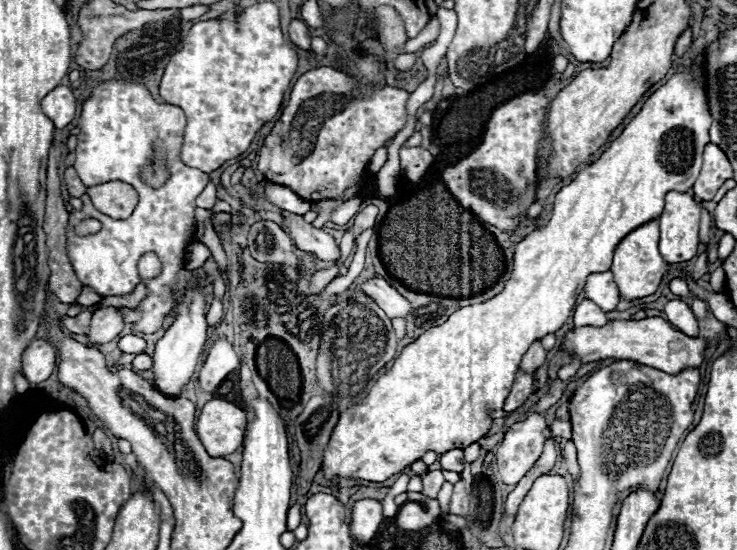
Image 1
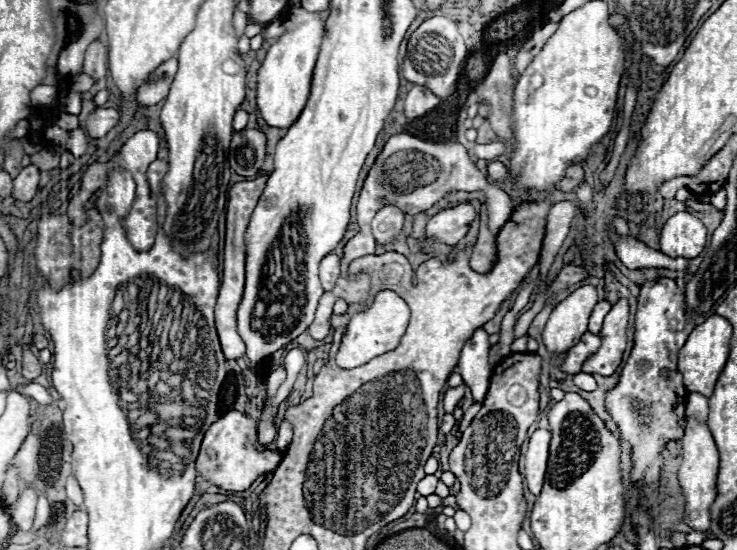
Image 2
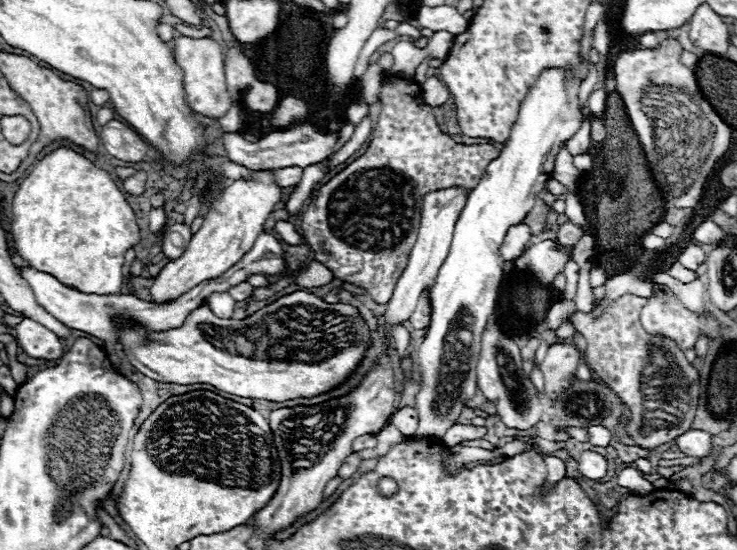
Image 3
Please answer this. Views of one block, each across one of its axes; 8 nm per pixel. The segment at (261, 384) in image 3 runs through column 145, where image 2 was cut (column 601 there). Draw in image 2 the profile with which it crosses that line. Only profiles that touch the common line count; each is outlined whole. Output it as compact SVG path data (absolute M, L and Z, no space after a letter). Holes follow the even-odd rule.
M620 298L616 304L612 304L612 310L604 318L604 326L600 330L602 346L590 360L586 360L582 372L588 374L598 372L602 376L610 376L612 372L616 372L628 344L628 336L626 336L628 318L630 318L628 300Z

